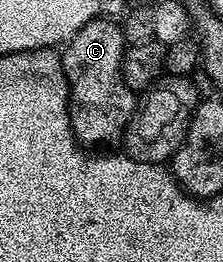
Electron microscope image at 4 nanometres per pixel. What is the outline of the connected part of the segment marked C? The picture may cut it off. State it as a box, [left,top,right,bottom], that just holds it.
[61,17,136,149]

